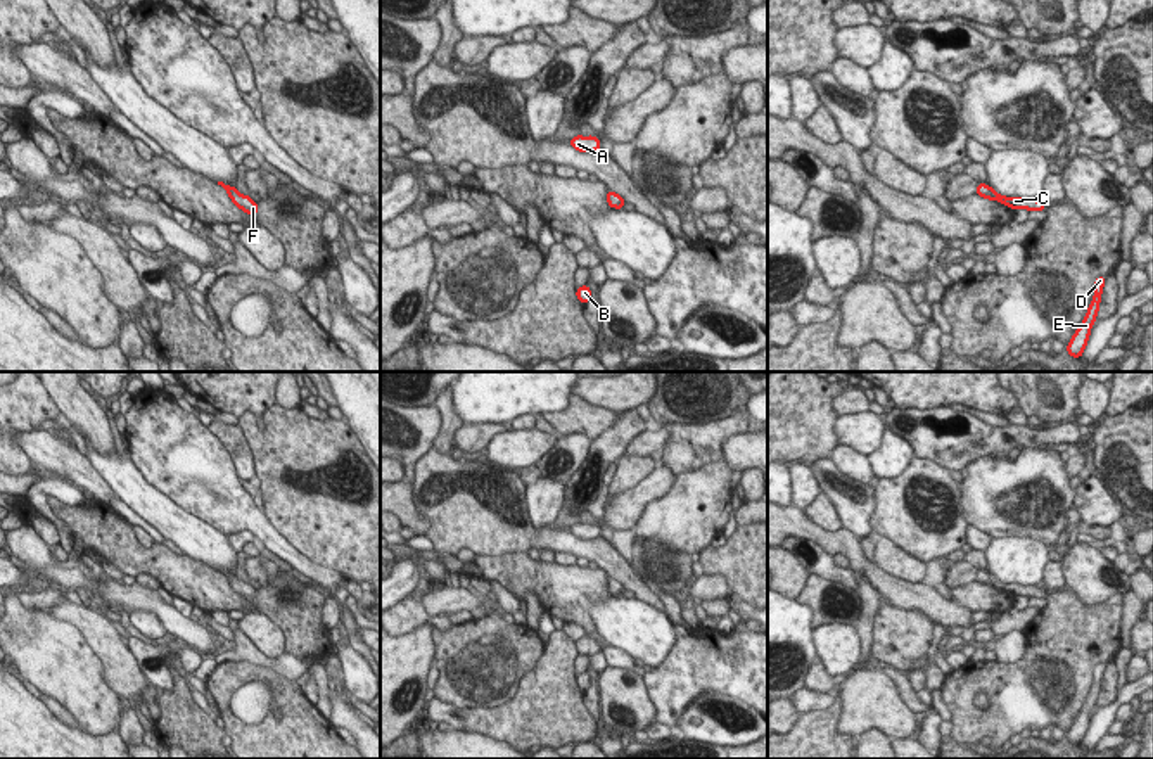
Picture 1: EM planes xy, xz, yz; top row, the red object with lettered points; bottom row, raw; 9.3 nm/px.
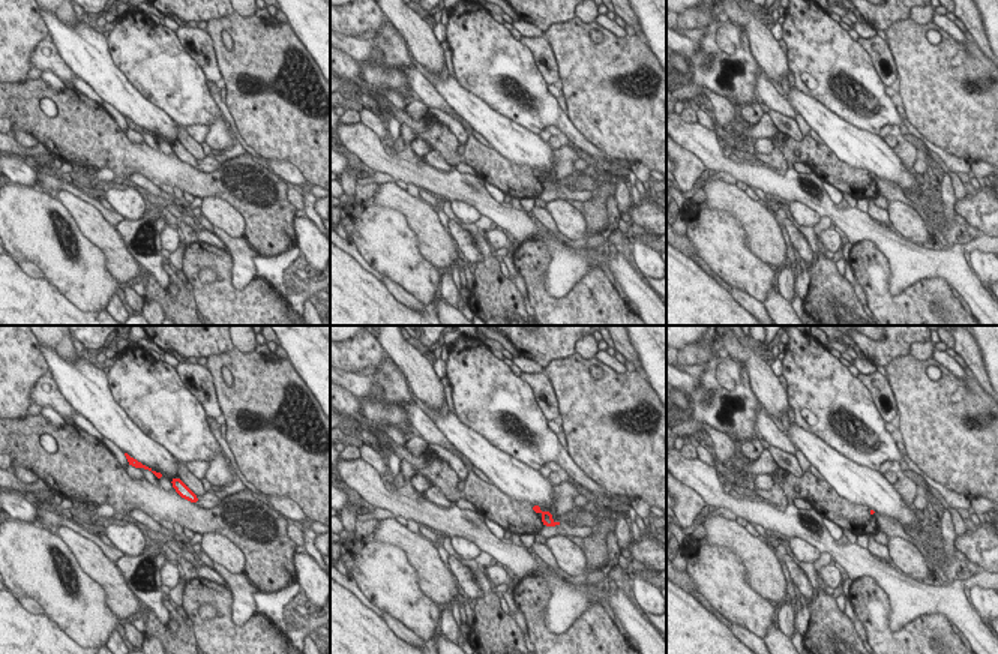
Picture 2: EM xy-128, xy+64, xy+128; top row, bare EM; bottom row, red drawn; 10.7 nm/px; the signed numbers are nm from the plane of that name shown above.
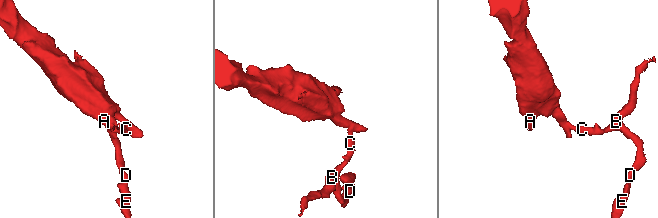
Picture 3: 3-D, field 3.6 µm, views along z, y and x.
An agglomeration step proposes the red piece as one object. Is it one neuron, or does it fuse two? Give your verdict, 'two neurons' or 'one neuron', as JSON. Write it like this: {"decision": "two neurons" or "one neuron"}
{"decision": "two neurons"}

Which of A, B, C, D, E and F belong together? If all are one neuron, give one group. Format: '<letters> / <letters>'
A F / B C D E

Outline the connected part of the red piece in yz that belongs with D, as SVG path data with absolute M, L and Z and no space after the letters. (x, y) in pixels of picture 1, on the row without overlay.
M1105 664L1096 666L1096 669L1092 673L1094 685L1091 688L1091 693L1087 695L1087 702L1084 704L1080 714L1075 718L1075 721L1070 726L1070 731L1067 733L1067 740L1073 745L1080 745L1087 733L1091 714L1094 712L1096 704L1098 704L1105 669L1106 669Z

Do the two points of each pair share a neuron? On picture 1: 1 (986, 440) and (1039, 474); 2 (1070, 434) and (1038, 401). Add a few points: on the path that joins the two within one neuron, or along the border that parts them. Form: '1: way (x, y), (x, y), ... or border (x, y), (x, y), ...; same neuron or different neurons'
1: border (1008, 459), (981, 457), (968, 465); different neurons
2: border (1074, 422), (1046, 427); different neurons

